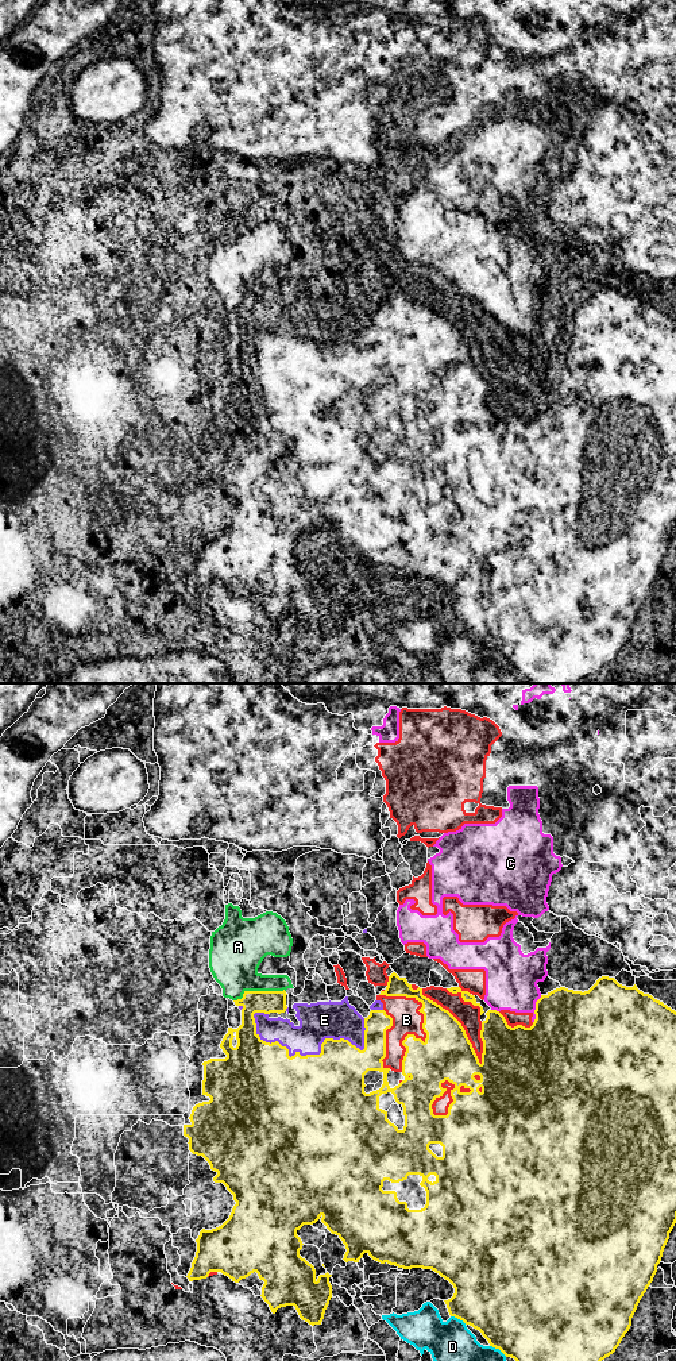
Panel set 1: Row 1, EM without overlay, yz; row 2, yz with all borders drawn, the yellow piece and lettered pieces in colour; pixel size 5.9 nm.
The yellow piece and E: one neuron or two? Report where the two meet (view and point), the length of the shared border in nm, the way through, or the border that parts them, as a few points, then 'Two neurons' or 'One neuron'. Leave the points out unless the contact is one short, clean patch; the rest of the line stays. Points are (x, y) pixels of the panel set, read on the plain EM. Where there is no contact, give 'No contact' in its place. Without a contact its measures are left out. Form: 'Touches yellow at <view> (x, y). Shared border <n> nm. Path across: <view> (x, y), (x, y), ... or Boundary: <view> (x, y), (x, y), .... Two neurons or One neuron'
Touches yellow at yz (304, 365). Shared border 700 nm. One neuron

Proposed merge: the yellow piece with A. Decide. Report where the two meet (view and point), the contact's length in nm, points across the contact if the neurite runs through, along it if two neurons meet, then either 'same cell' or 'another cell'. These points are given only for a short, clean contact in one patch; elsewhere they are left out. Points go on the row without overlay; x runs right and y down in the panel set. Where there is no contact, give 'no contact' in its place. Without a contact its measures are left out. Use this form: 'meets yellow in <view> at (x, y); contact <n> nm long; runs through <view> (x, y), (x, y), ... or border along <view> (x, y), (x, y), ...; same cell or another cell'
meets yellow in yz at (258, 300); contact 320 nm long; another cell

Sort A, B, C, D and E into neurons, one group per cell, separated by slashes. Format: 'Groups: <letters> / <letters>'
Groups: A D / B C / E

